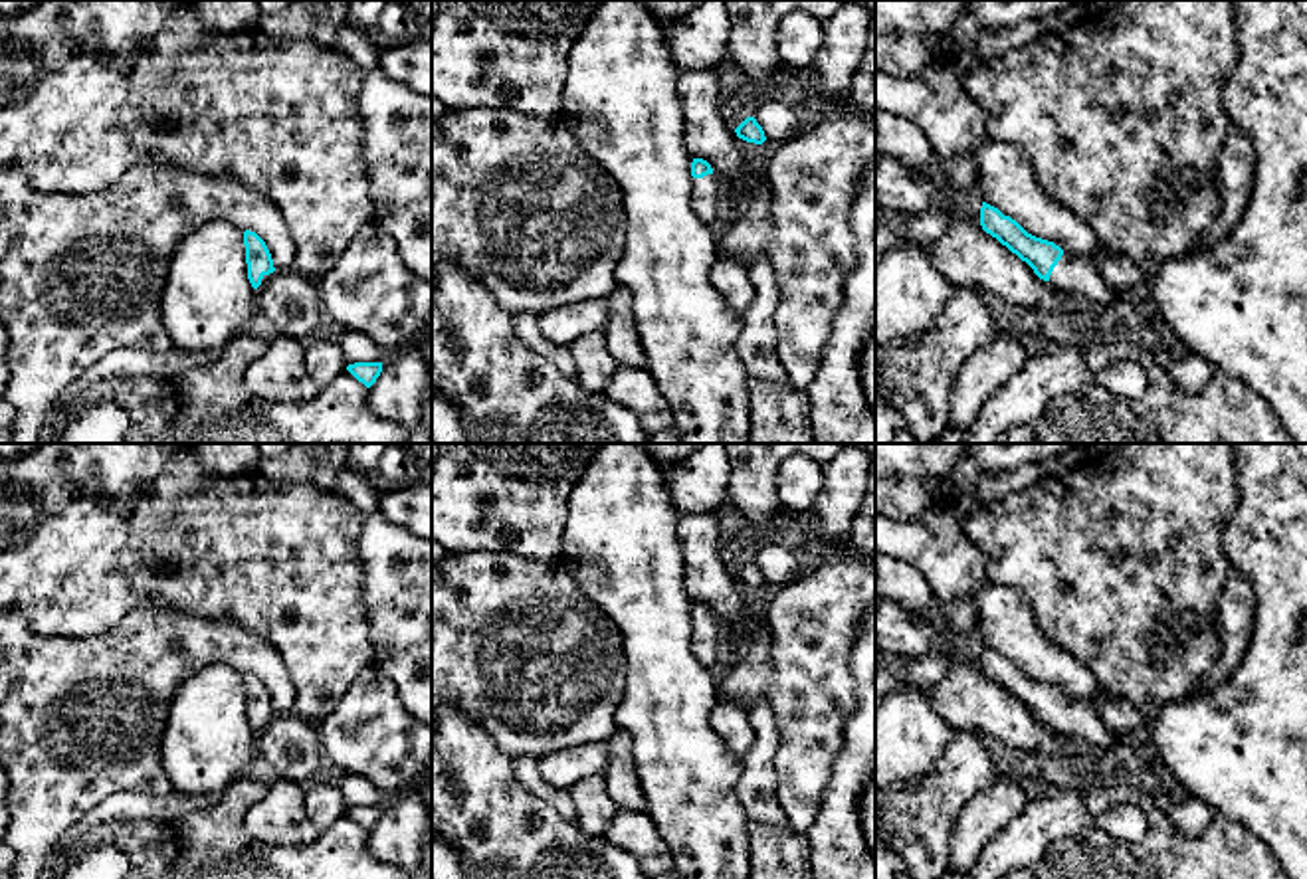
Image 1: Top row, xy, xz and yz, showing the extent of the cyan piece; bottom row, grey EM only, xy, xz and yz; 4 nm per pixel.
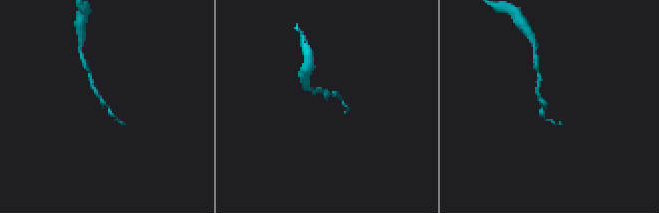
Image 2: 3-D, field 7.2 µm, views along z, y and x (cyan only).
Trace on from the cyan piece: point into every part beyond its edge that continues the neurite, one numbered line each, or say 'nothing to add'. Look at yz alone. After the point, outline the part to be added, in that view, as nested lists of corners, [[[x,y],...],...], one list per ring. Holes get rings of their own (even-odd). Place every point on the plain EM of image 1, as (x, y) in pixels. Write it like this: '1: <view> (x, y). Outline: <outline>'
1: yz (1078, 723). Outline: [[[1065,697],[1054,711],[1050,729],[1073,742],[1085,758],[1097,758],[1117,746],[1117,734],[1101,723],[1091,705]]]

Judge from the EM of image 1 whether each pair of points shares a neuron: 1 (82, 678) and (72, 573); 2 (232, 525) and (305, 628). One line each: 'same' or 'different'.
1: different
2: same

